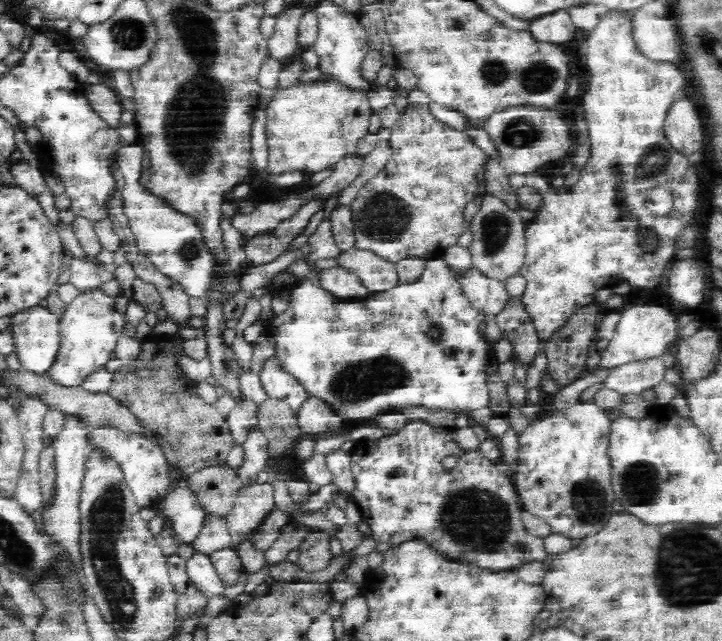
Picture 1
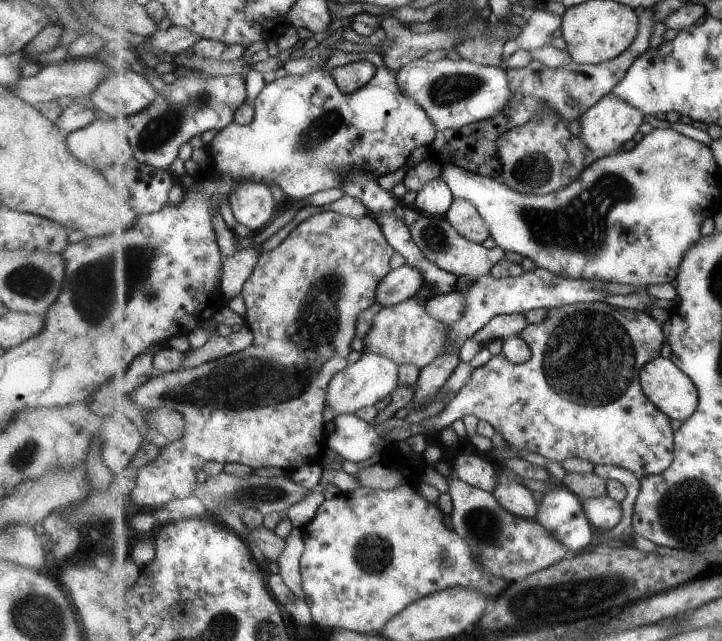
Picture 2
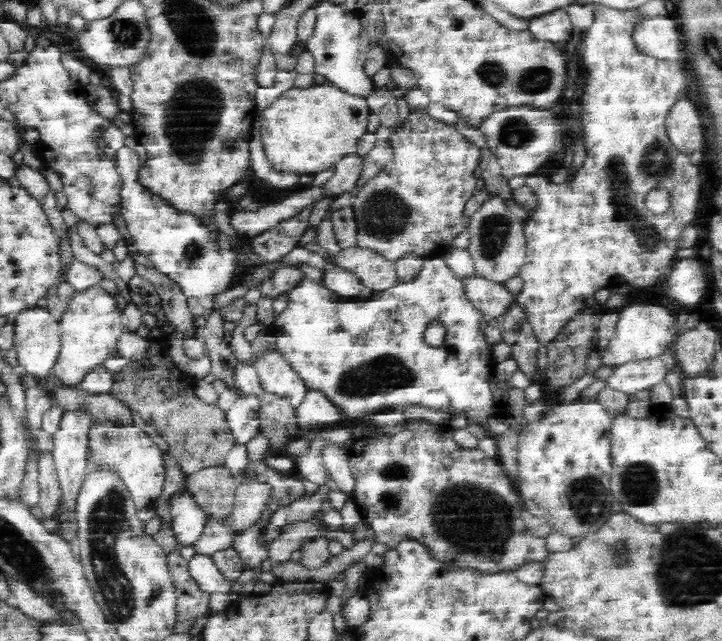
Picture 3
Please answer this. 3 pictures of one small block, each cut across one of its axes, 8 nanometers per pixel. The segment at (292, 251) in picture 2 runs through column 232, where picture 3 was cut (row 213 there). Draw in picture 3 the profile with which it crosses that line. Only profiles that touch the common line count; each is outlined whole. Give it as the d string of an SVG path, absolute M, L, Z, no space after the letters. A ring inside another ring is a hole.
M425 110L410 111L398 130L391 134L393 156L378 174L366 181L354 196L352 208L358 223L357 246L370 248L393 263L406 253L433 257L443 254L449 242L467 230L469 219L464 216L465 202L476 190L473 172L478 164L479 148L455 131L454 125L440 122Z

